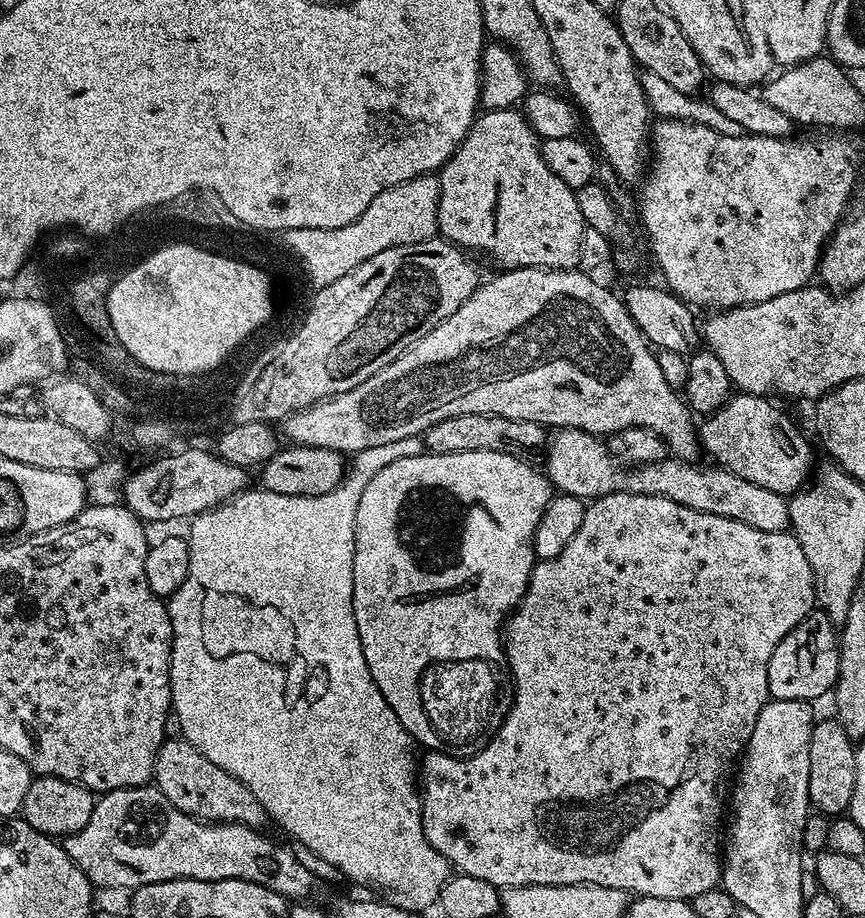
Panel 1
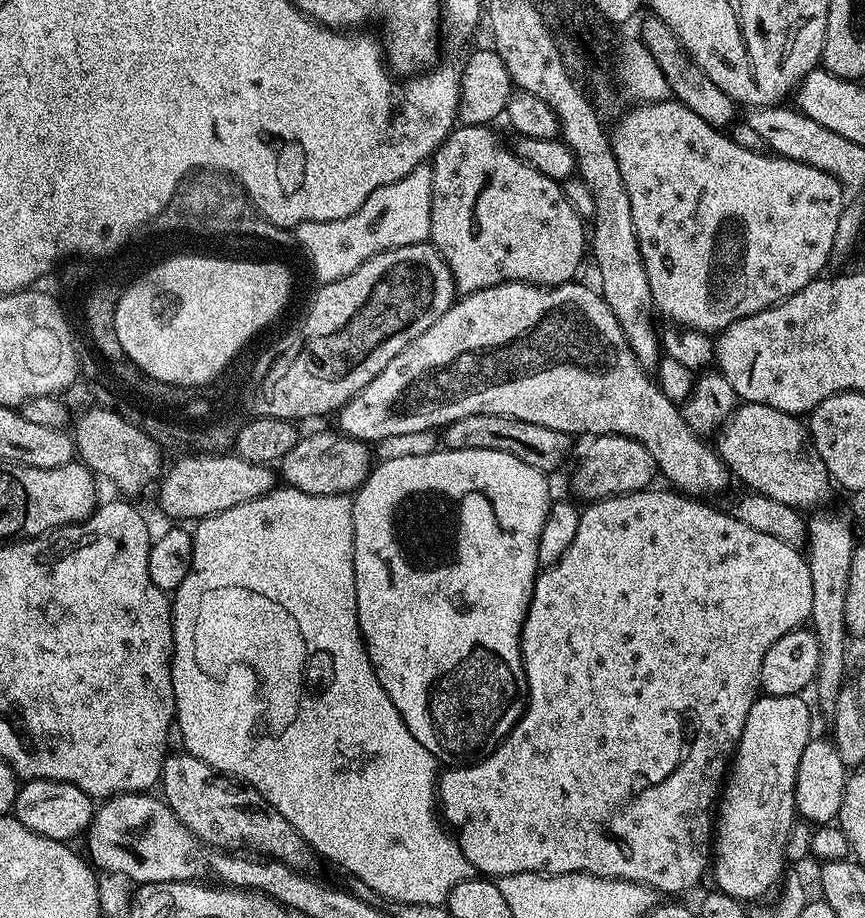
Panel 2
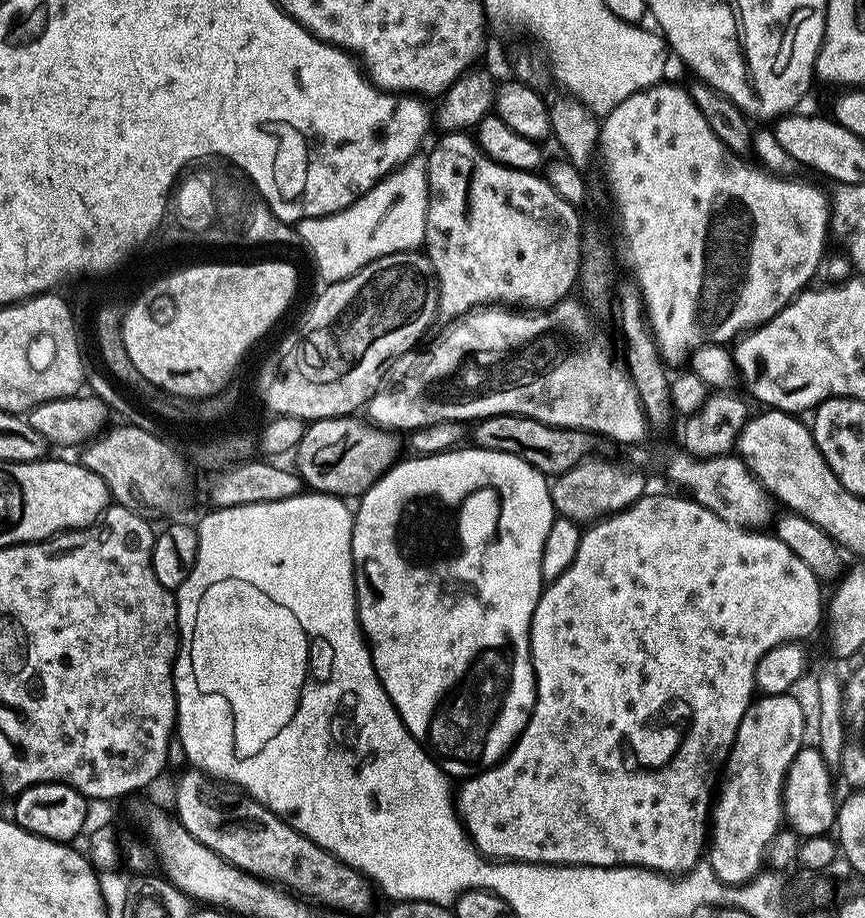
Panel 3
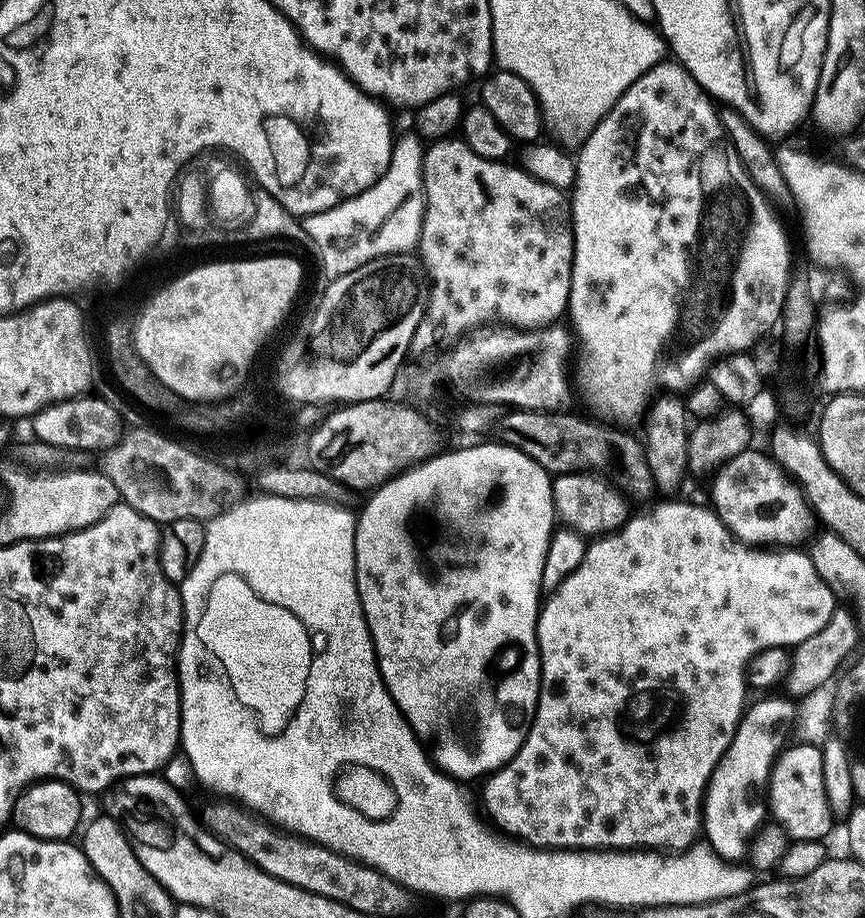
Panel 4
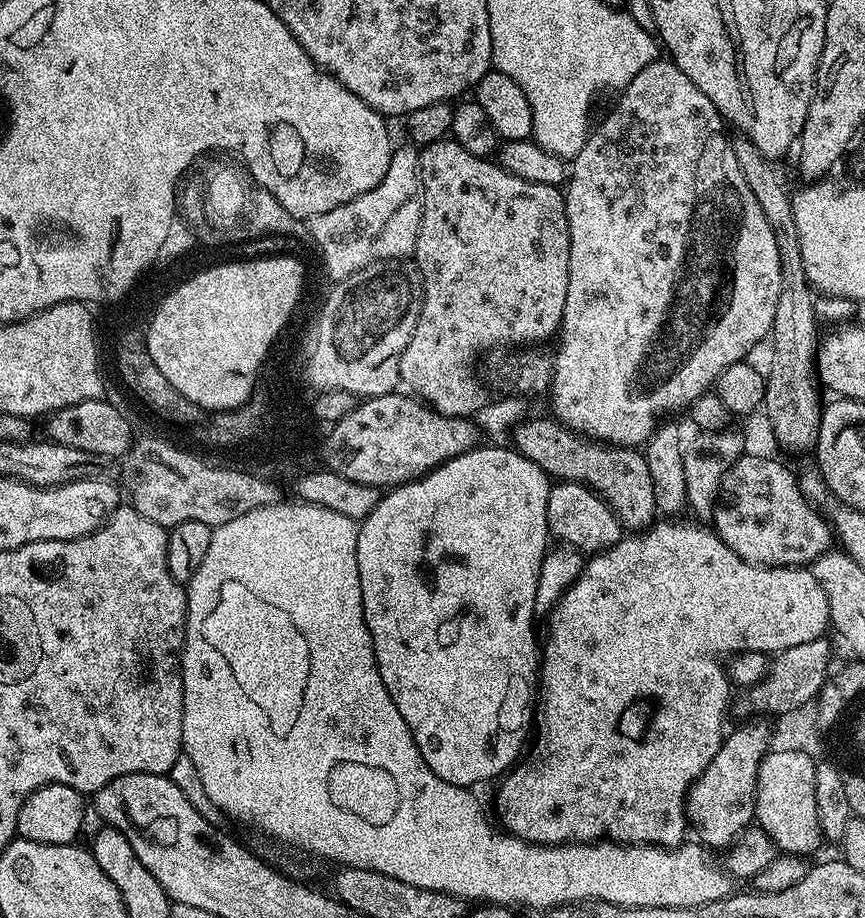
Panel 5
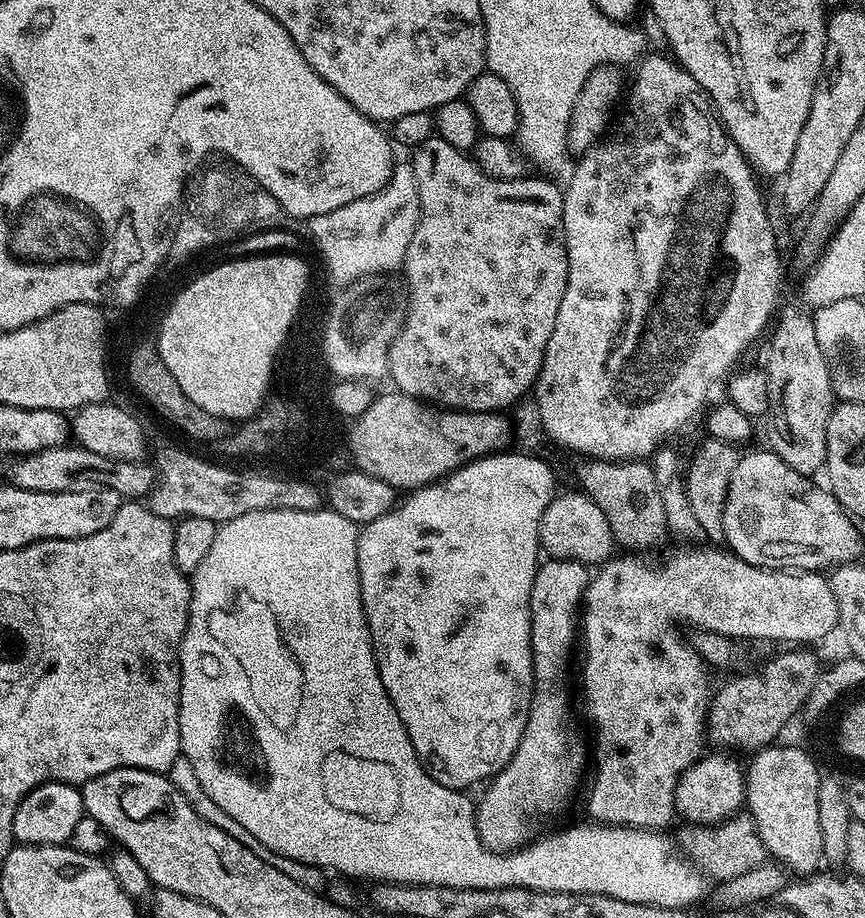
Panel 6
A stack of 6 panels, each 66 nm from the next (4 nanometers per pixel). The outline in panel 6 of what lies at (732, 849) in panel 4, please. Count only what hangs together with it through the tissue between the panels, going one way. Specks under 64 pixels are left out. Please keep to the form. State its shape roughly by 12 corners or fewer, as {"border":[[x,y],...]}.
{"border":[[701,755],[680,775],[689,825],[715,825],[746,804],[732,756]]}

